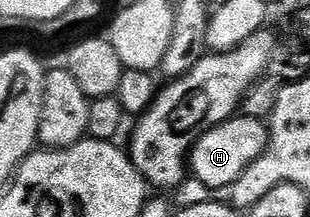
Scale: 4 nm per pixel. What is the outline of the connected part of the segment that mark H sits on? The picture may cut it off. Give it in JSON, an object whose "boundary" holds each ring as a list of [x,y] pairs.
{"boundary":[[[245,115],[229,117],[224,123],[212,127],[198,138],[188,158],[189,172],[194,179],[208,187],[228,187],[232,182],[238,181],[240,175],[244,175],[252,162],[262,157],[269,141],[270,131],[263,118]]]}

